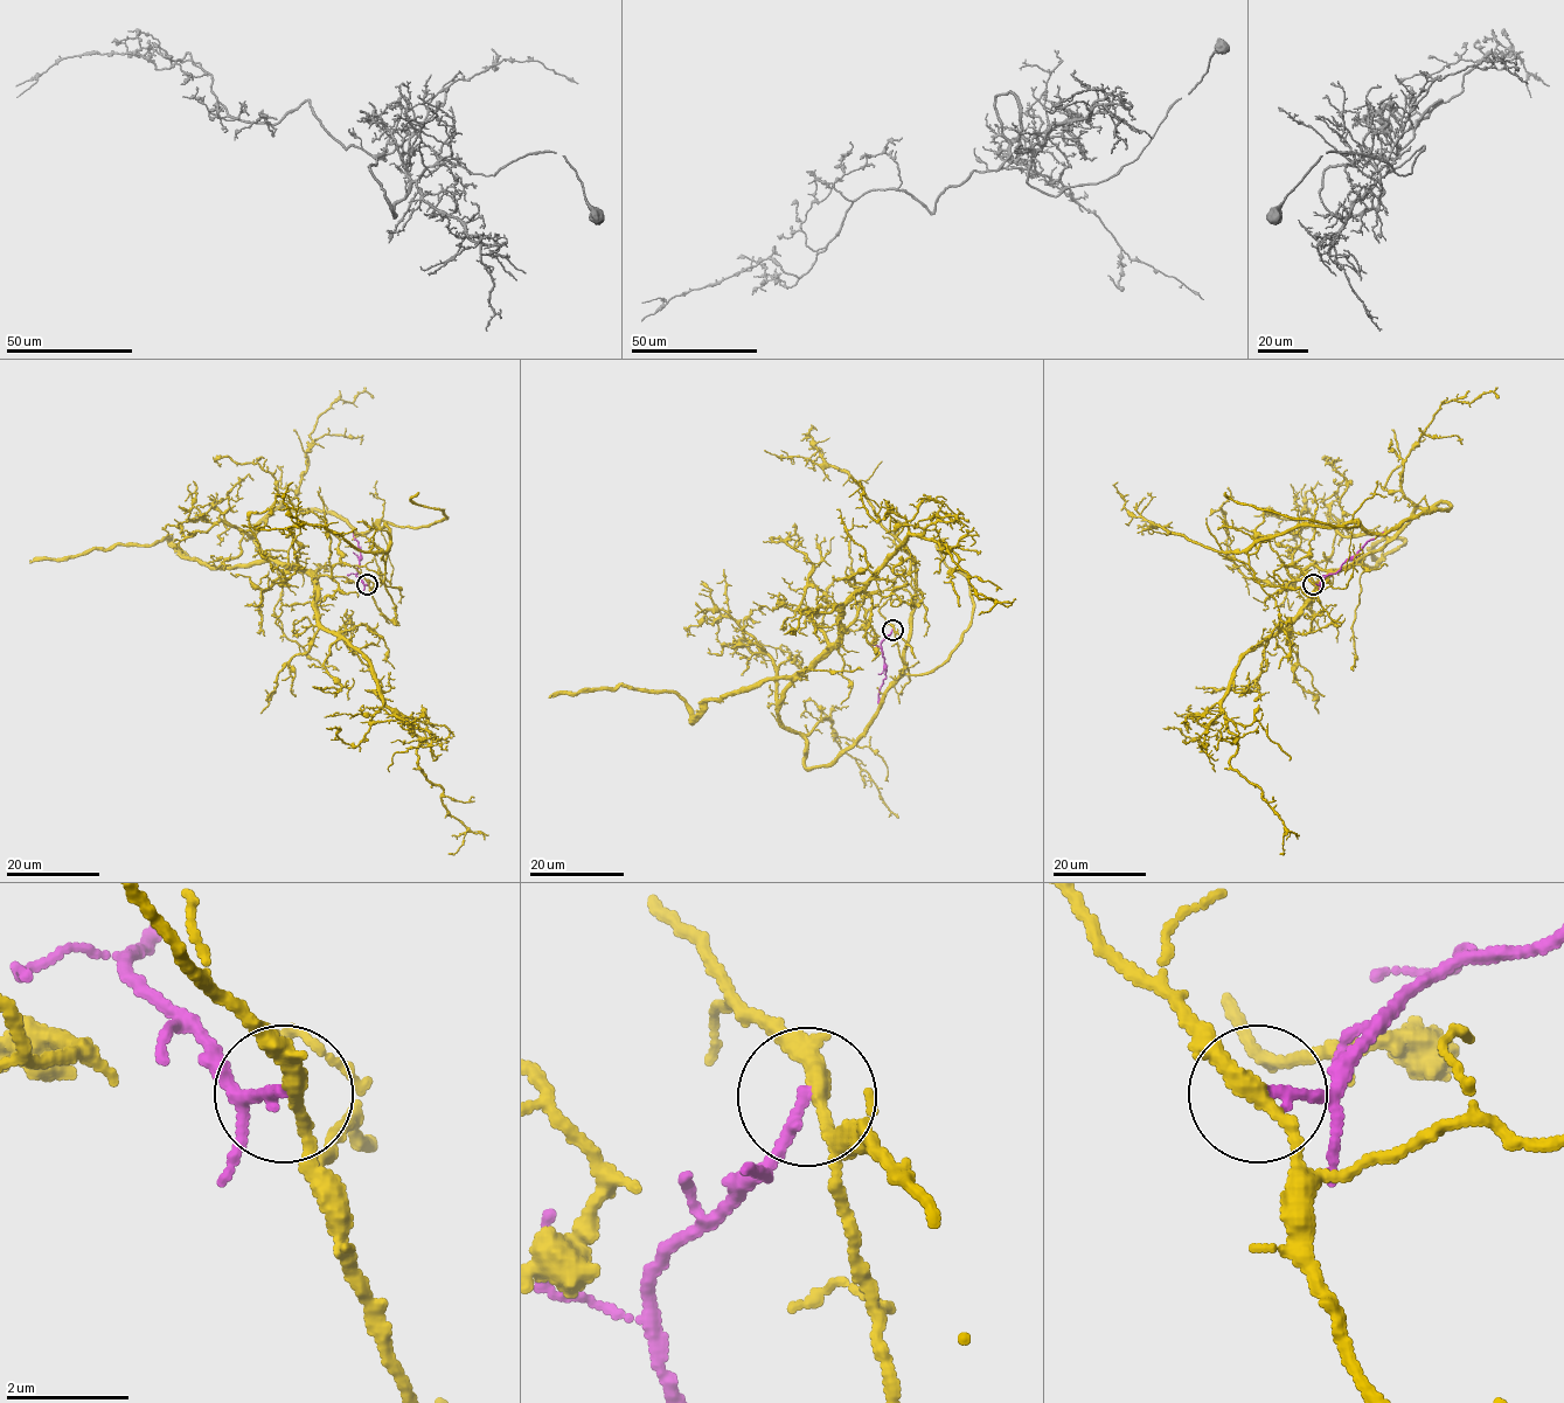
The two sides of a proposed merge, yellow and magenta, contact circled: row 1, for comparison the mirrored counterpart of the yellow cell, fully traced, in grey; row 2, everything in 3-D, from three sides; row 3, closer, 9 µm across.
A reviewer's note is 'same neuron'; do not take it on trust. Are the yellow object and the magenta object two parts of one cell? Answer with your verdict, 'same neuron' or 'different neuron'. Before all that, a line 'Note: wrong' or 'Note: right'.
Note: wrong
different neuron

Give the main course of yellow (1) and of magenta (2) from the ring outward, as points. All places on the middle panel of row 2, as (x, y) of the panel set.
1: (892, 630), (878, 605), (857, 603), (841, 637), (841, 608), (912, 535), (944, 544), (993, 601), (974, 595)
2: (892, 630), (881, 643), (885, 676), (877, 703)

